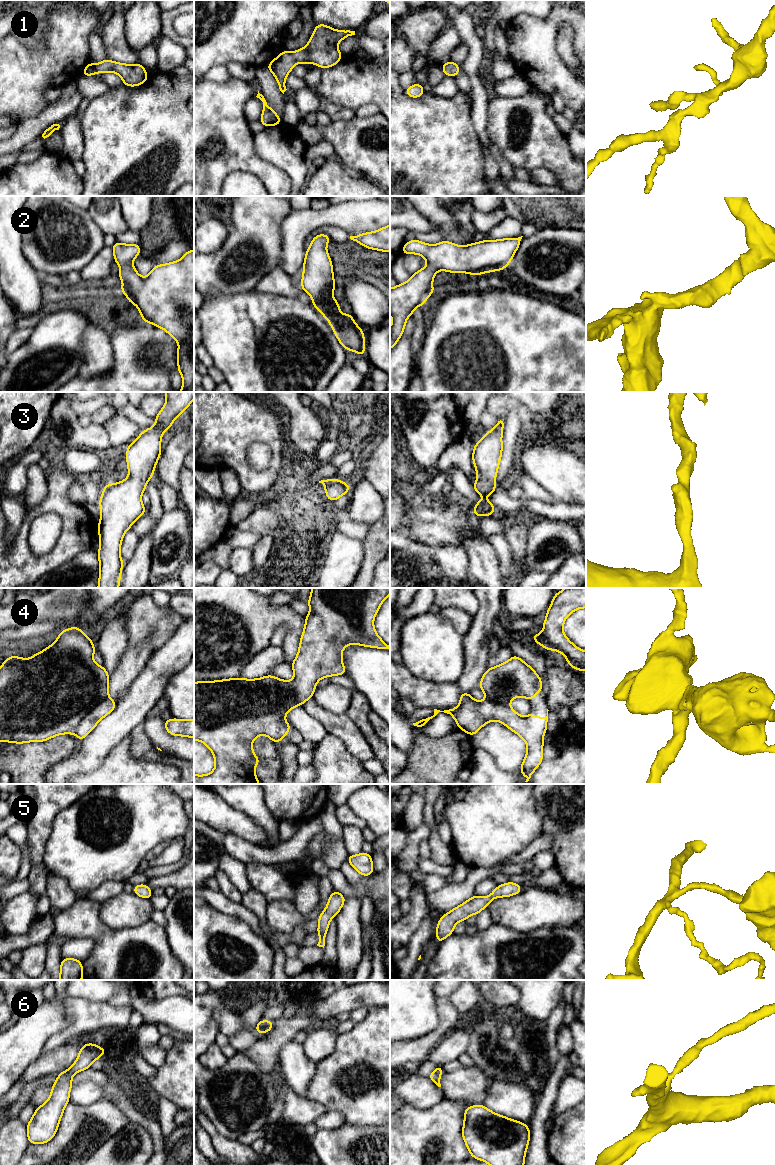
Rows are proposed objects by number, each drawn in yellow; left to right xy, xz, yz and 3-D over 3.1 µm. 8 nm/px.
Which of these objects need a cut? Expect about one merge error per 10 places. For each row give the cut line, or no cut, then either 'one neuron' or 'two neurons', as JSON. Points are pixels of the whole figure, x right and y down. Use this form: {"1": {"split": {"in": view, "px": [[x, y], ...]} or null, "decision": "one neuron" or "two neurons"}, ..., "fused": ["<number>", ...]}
{"1": {"split": null, "decision": "one neuron"}, "2": {"split": null, "decision": "one neuron"}, "3": {"split": null, "decision": "one neuron"}, "4": {"split": null, "decision": "one neuron"}, "5": {"split": null, "decision": "one neuron"}, "6": {"split": null, "decision": "one neuron"}, "fused": []}

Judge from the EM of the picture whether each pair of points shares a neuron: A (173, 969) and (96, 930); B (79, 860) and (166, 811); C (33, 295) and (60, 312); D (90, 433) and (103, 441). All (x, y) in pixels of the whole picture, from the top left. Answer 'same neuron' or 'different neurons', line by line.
A: same neuron
B: same neuron
C: different neurons
D: same neuron

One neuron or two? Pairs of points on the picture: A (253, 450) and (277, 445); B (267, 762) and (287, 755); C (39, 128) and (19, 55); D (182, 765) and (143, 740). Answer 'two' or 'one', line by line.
A: two
B: two
C: two
D: one

